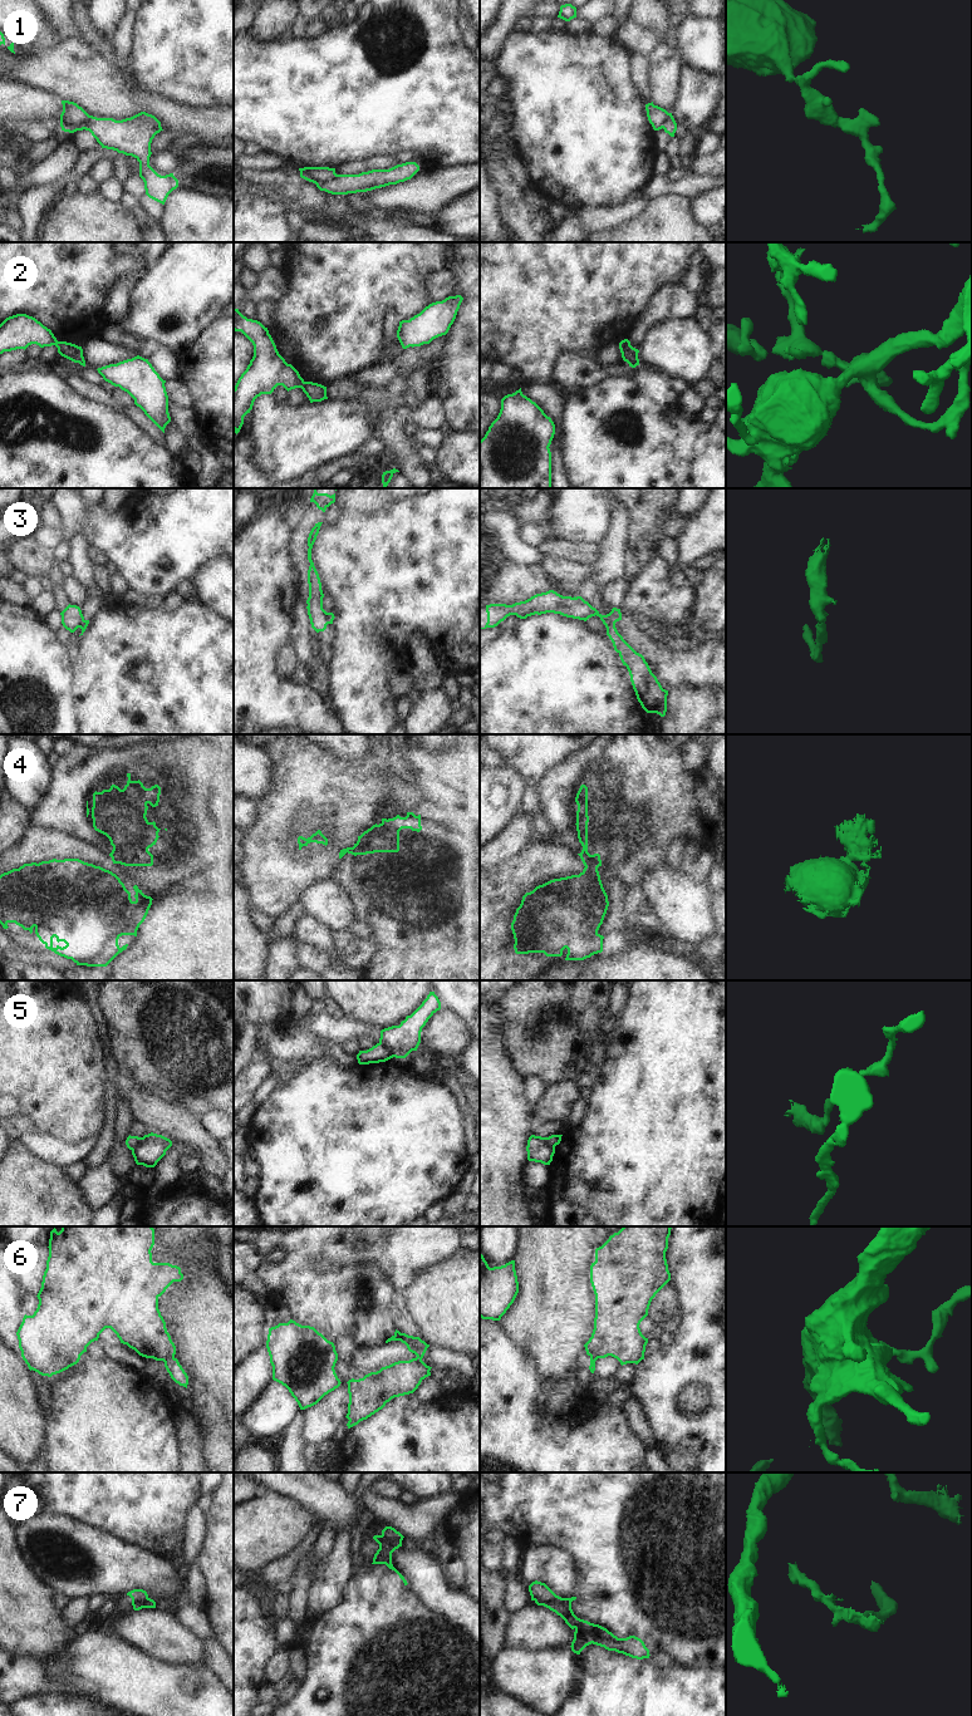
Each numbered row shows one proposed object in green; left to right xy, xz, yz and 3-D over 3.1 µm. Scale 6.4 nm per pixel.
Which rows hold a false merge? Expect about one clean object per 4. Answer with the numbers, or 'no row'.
1, 2, 3, 4, 5, 6, 7

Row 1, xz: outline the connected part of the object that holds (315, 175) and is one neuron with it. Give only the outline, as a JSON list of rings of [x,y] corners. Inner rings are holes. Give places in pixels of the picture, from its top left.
[[[304,167],[299,168],[299,171],[301,178],[313,182],[315,185],[319,182],[333,180],[338,176],[335,173],[335,168],[329,167]]]

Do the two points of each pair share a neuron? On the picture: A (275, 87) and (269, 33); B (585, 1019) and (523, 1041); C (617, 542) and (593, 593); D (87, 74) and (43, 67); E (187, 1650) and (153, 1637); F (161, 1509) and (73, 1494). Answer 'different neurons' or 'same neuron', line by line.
A: different neurons
B: same neuron
C: same neuron
D: same neuron
E: same neuron
F: same neuron

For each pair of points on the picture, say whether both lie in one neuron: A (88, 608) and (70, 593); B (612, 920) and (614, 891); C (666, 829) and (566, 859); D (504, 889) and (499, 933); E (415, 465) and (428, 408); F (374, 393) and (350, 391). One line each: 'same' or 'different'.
A: different
B: same
C: different
D: same
E: same
F: same

